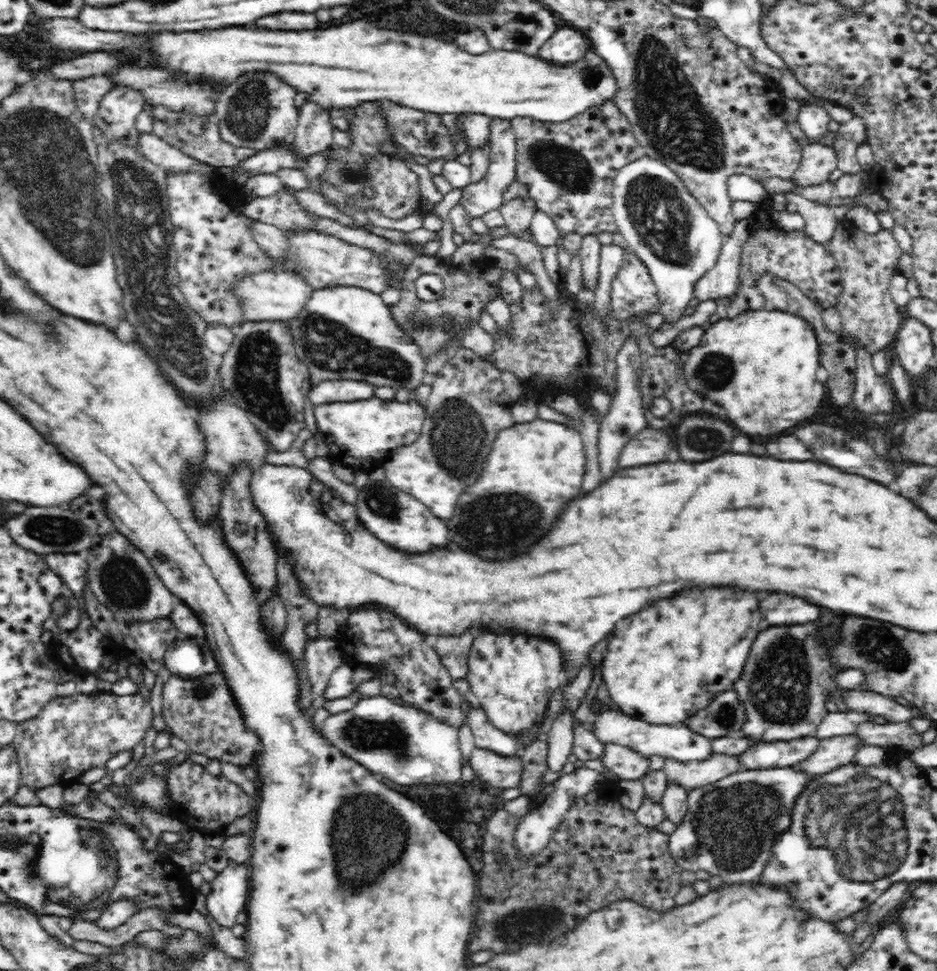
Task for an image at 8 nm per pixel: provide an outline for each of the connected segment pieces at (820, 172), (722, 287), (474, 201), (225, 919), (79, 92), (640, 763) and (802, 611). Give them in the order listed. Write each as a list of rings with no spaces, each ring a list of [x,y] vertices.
[[[811,142],[800,146],[800,162],[790,180],[794,188],[830,183],[830,174],[837,168],[836,153],[832,147],[819,142]]]
[[[751,217],[737,220],[733,233],[724,239],[719,260],[695,288],[695,296],[702,302],[719,302],[722,312],[742,288],[742,253],[750,236]]]
[[[490,118],[489,122],[489,144],[488,158],[489,168],[486,176],[480,182],[471,182],[460,188],[462,205],[470,216],[470,220],[474,216],[480,217],[486,212],[498,208],[502,204],[503,191],[505,187],[515,180],[514,176],[514,156],[516,156],[516,135],[511,120]]]
[[[230,859],[228,866],[209,883],[212,887],[206,895],[209,912],[222,926],[232,927],[238,914],[247,909],[251,894],[250,868],[244,862]]]
[[[108,75],[78,79],[73,85],[75,86],[76,98],[81,113],[87,118],[95,116],[102,99],[112,90],[115,84],[114,79]]]
[[[610,740],[602,743],[602,752],[598,759],[606,768],[620,779],[640,779],[646,772],[649,762],[648,758],[639,750]]]
[[[786,592],[768,594],[760,608],[768,624],[804,624],[820,616],[820,606]]]

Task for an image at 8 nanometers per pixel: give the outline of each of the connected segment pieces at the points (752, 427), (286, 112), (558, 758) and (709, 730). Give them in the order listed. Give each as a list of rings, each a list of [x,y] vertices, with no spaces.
[[[762,308],[760,310],[747,310],[731,319],[722,316],[722,319],[704,331],[702,340],[698,346],[688,349],[688,358],[686,358],[686,361],[683,363],[685,364],[684,370],[690,386],[695,388],[698,393],[702,393],[704,398],[710,397],[710,400],[722,404],[722,406],[726,408],[726,412],[728,412],[728,420],[734,422],[742,432],[746,432],[746,434],[778,434],[778,432],[782,432],[782,430],[786,430],[786,428],[792,428],[792,426],[796,426],[798,422],[810,418],[810,416],[818,410],[820,400],[824,398],[825,394],[824,384],[816,379],[816,370],[821,366],[820,355],[820,343],[815,328],[808,319],[799,314],[794,314],[790,310],[780,310],[779,308],[765,310]]]
[[[254,70],[240,72],[220,95],[216,105],[215,121],[221,137],[232,146],[249,146],[262,150],[276,142],[292,142],[299,119],[294,104],[298,90],[277,72]]]
[[[572,712],[562,713],[549,732],[549,765],[552,771],[559,771],[571,754]]]
[[[729,688],[716,692],[704,708],[698,708],[680,722],[698,734],[716,738],[726,735],[740,737],[742,720],[744,708],[740,706],[734,691]]]

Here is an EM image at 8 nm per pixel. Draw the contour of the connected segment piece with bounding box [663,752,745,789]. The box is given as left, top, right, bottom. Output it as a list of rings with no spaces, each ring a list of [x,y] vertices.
[[[713,752],[703,761],[680,762],[674,758],[664,758],[663,769],[667,780],[675,780],[688,789],[692,786],[710,784],[729,774],[745,769],[738,754],[720,754]]]

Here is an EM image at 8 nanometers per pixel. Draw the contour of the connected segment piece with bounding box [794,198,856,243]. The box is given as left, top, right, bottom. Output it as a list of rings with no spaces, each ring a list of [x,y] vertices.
[[[799,198],[797,202],[794,208],[804,217],[804,226],[798,231],[806,239],[817,243],[828,240],[832,236],[834,222],[845,216],[846,208],[856,206],[819,205],[806,198]]]

